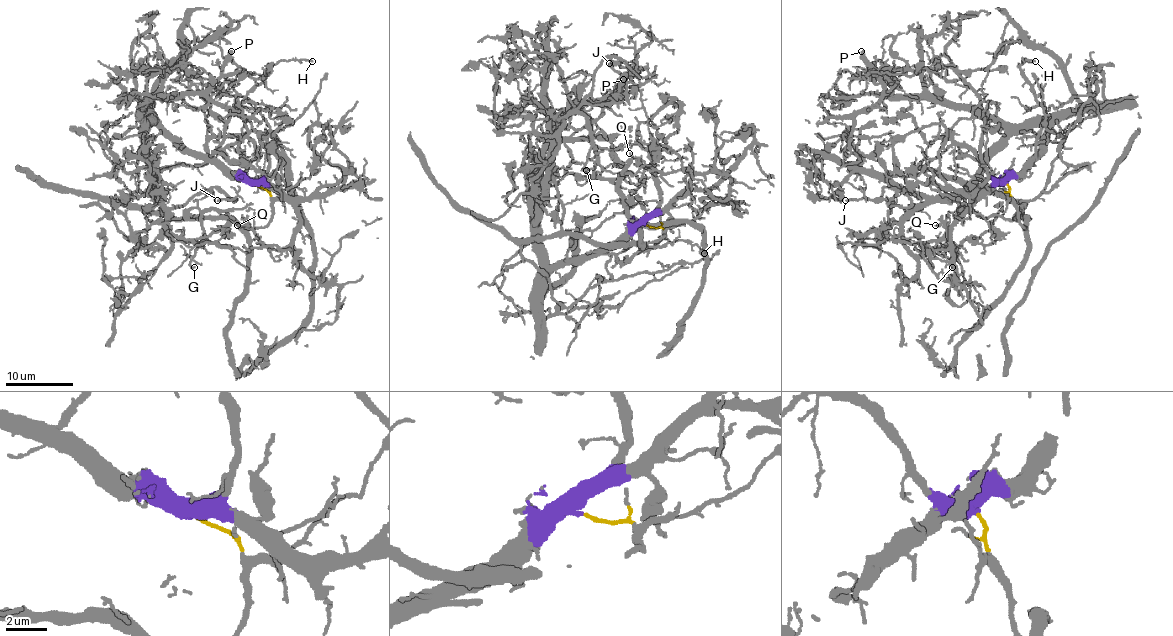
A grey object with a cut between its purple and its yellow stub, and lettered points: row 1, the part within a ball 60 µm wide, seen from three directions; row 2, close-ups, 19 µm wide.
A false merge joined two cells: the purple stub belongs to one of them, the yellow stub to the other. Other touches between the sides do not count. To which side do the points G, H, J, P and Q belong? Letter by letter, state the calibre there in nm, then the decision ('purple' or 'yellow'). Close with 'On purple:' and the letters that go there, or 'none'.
G: 140 nm thick; purple
H: 100 nm thick; purple
J: 200 nm thick; purple
P: 440 nm thick; purple
Q: 120 nm thick; purple
On purple: G, H, J, P, Q

